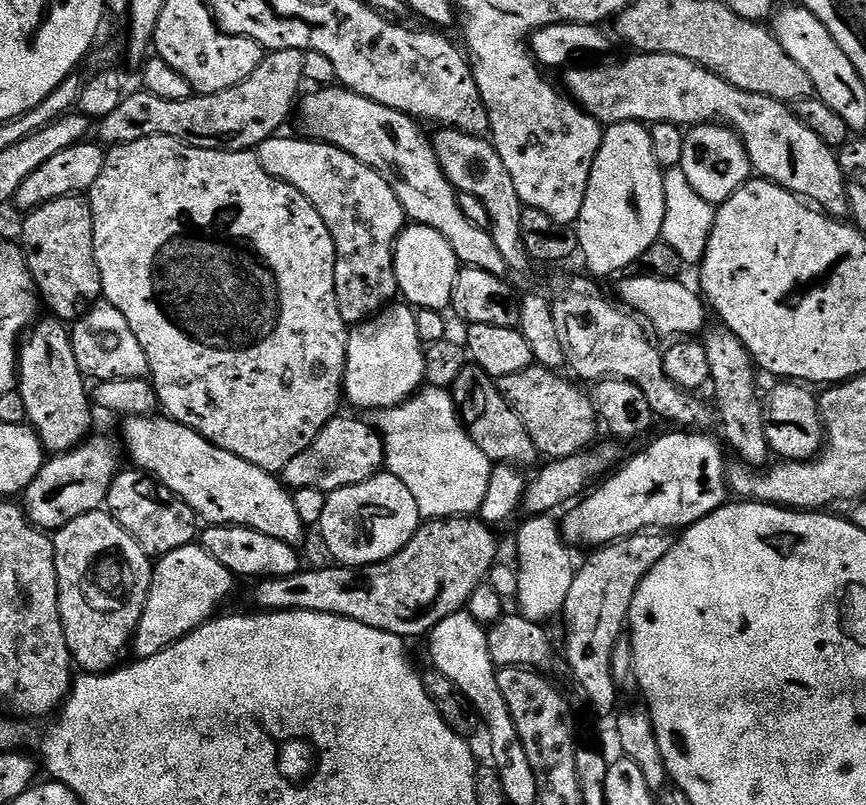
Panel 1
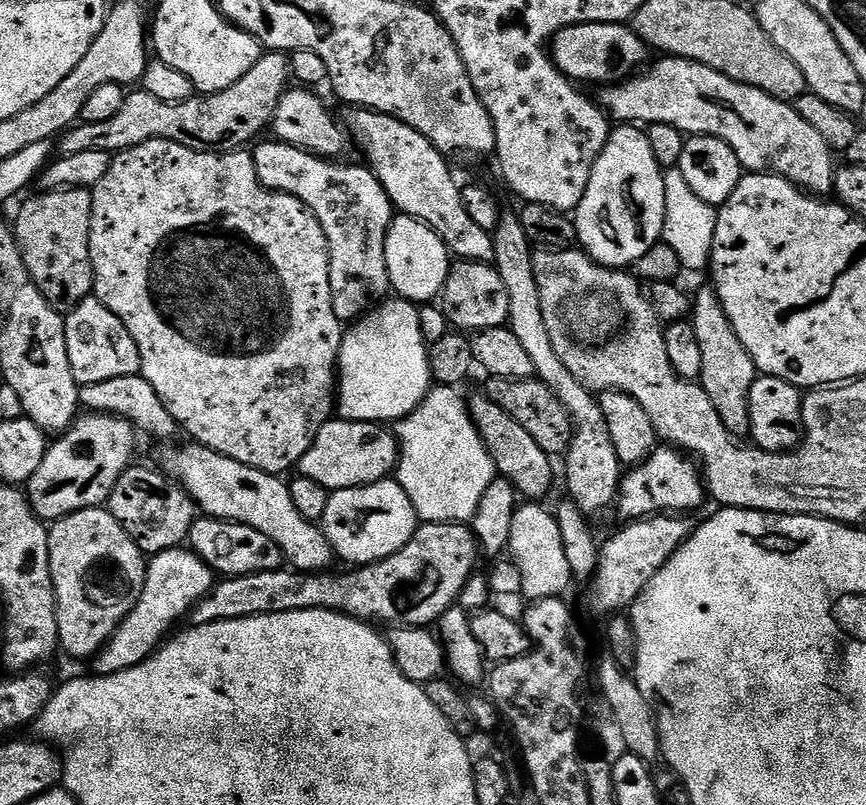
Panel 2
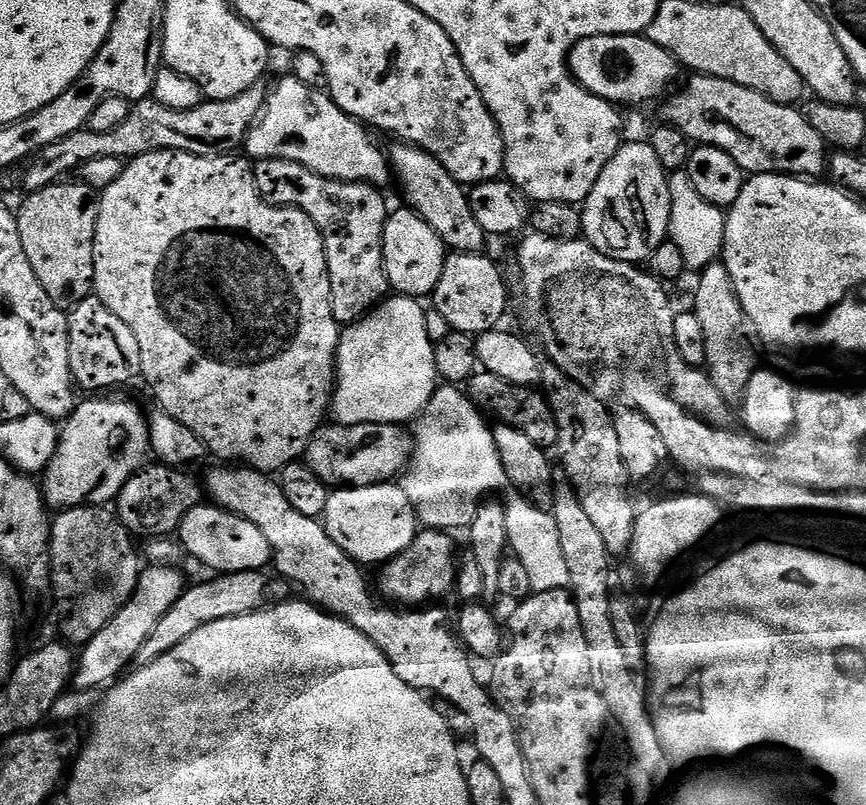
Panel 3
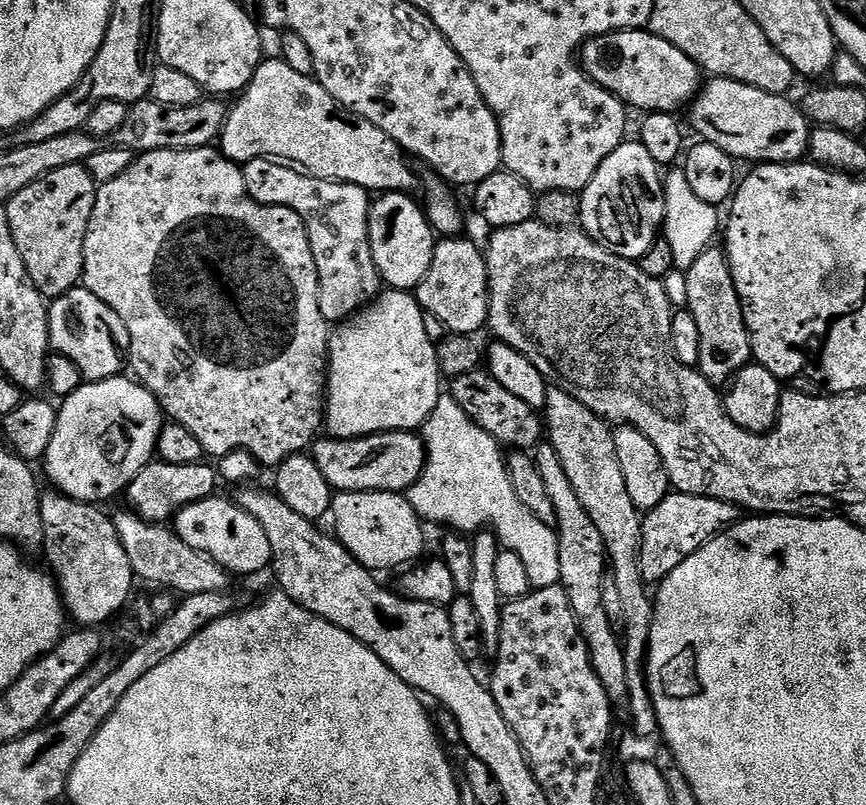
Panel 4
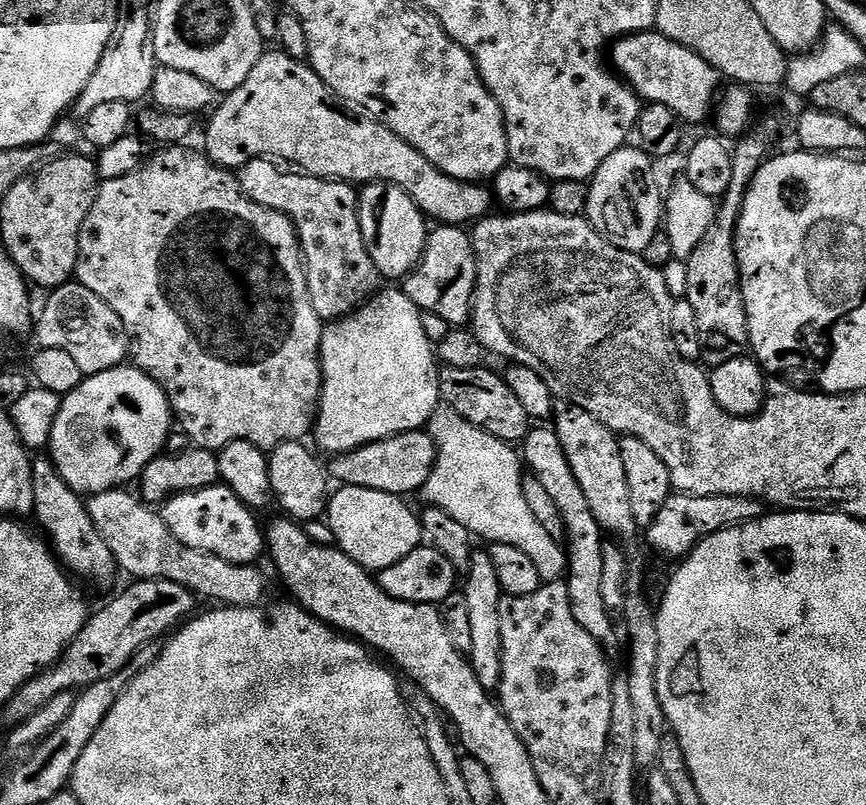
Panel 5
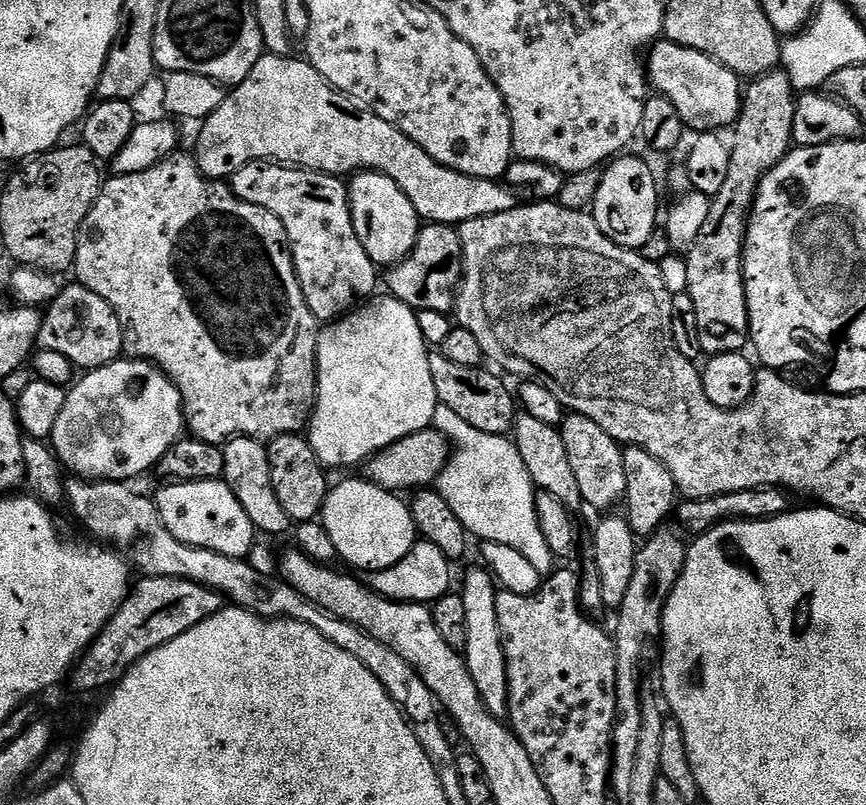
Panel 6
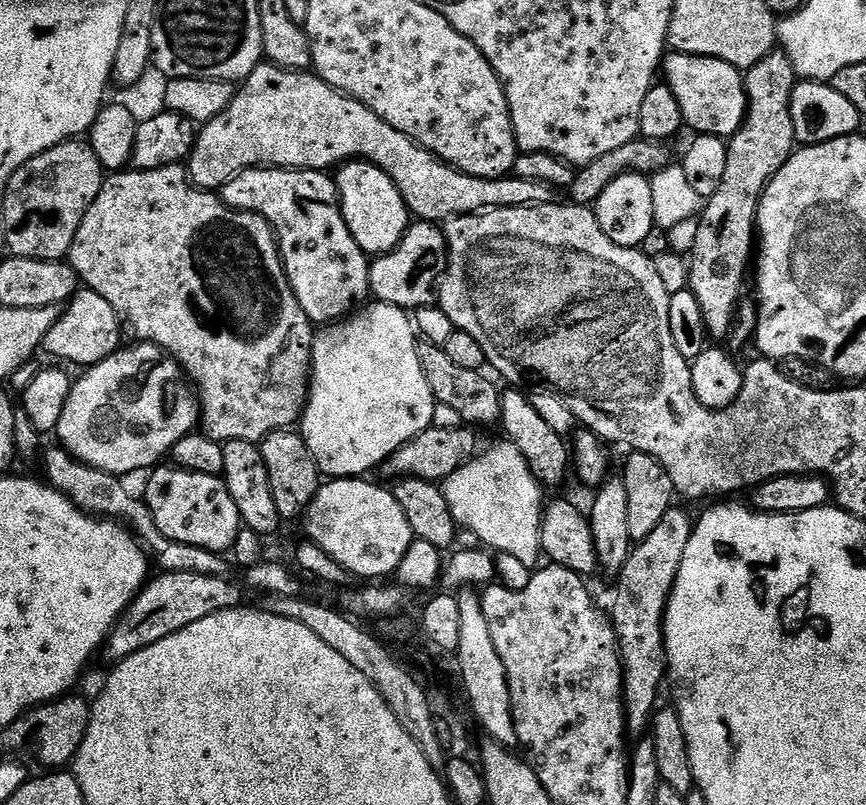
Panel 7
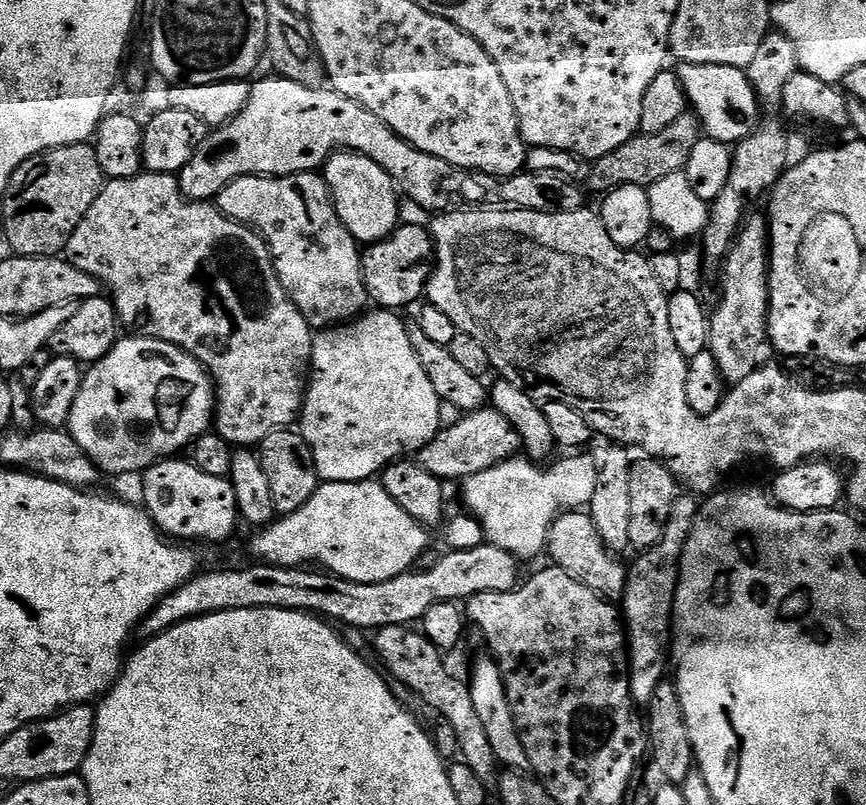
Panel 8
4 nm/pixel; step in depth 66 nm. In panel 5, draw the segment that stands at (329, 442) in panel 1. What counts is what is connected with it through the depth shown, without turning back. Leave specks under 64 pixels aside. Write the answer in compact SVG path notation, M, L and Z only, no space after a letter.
M427 430L403 432L397 436L388 436L385 440L376 440L372 444L363 444L352 452L342 452L330 464L330 476L333 481L350 488L369 488L385 492L391 496L408 498L411 492L419 493L430 478L436 461L436 443Z

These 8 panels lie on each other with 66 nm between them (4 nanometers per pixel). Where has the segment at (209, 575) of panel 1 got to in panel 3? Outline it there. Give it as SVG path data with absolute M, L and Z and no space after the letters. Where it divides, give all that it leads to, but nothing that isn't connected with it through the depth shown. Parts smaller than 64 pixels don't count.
M157 564L141 571L138 586L132 597L122 606L122 610L118 610L118 614L114 614L114 618L110 618L110 622L106 622L106 626L102 626L102 630L98 630L98 634L94 634L94 638L90 638L88 643L79 649L70 681L71 687L77 693L85 694L84 692L92 692L100 687L103 689L125 675L126 669L135 661L138 650L142 650L146 638L150 638L154 626L158 626L162 616L183 594L186 579L184 580L180 571L176 566L163 568Z

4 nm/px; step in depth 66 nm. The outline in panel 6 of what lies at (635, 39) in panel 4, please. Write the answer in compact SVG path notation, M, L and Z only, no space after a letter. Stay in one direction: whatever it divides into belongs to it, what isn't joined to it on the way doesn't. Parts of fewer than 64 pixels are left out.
M661 38L651 45L646 52L646 79L659 95L666 97L678 110L685 129L692 134L716 134L719 128L731 129L739 121L742 103L742 80L729 68L722 66L714 58L698 50L676 44L673 40Z

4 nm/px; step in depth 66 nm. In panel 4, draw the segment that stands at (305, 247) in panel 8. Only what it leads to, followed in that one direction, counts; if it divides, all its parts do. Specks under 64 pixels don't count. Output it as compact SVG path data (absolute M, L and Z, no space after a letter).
M257 158L243 165L246 190L259 204L280 204L283 208L294 210L306 226L310 238L310 250L314 250L314 262L318 266L318 302L322 318L329 322L344 322L356 315L361 308L372 303L382 291L380 271L376 268L374 254L370 250L368 233L368 209L370 194L365 188L353 184L337 184L335 180L319 180L307 172L275 158Z

